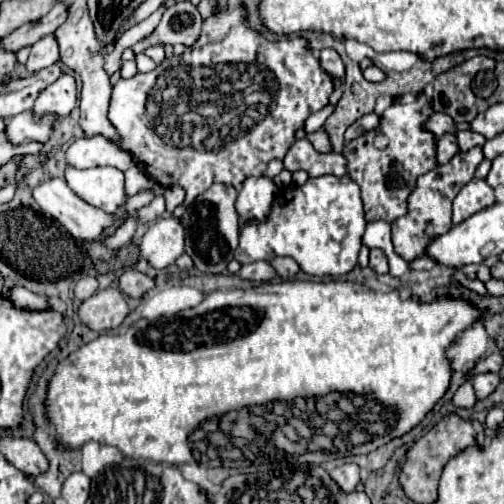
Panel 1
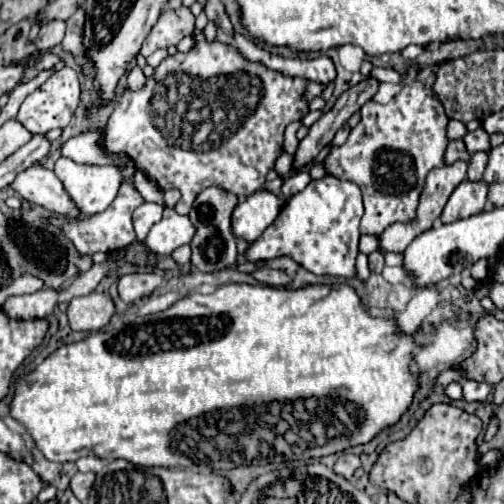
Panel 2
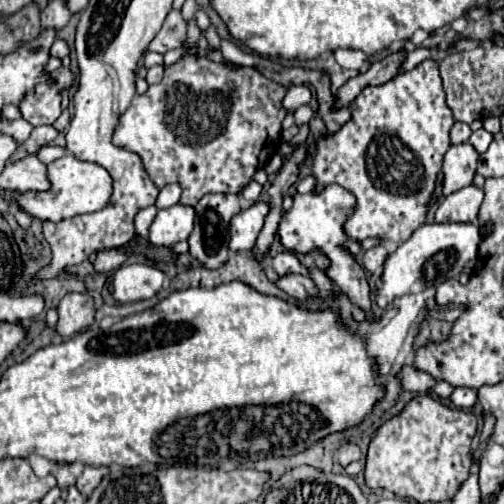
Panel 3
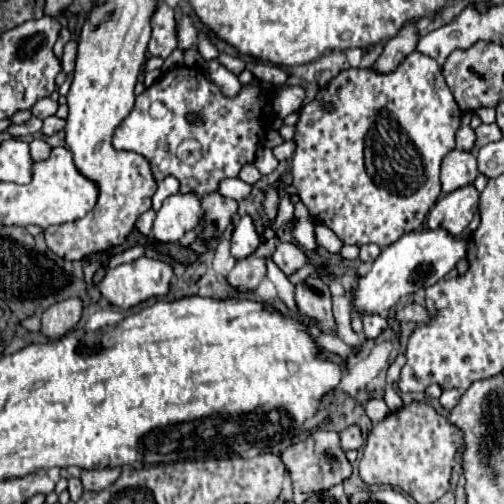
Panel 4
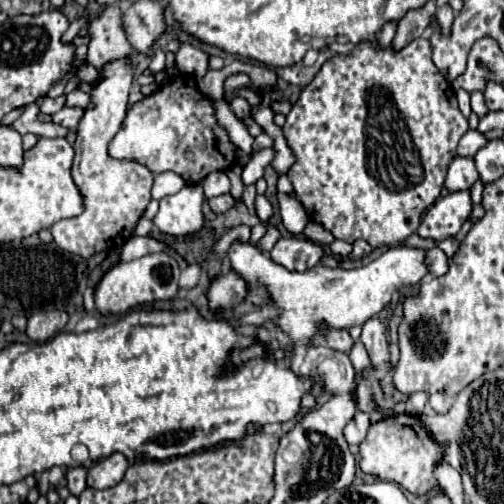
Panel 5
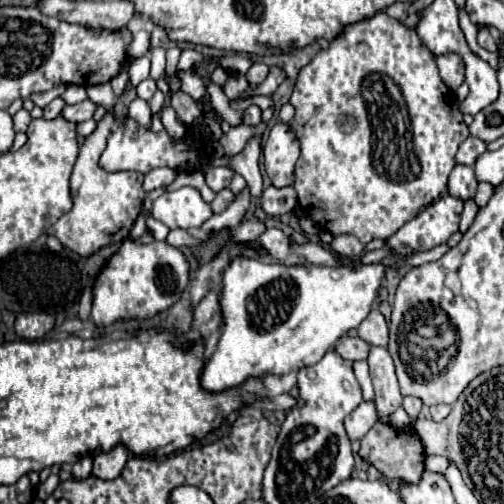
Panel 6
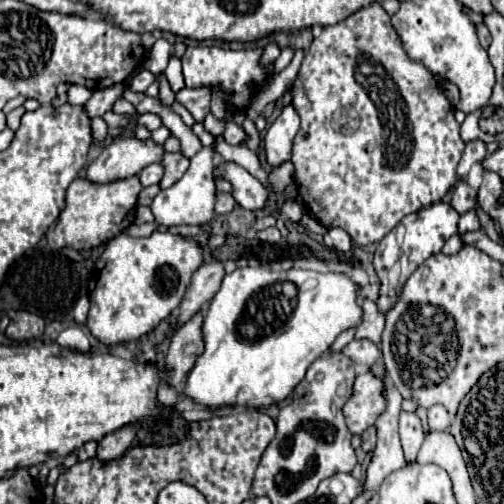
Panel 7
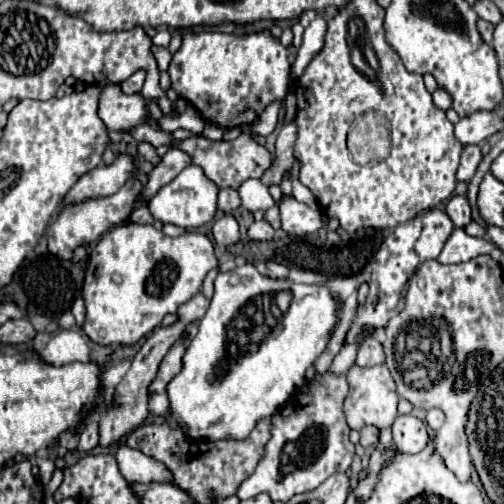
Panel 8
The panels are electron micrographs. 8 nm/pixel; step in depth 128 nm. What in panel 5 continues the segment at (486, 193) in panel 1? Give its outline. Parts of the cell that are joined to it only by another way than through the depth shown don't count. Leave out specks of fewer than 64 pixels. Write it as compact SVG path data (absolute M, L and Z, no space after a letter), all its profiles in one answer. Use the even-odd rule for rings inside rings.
M452 192L436 200L432 208L422 216L418 226L418 236L428 240L446 240L458 234L462 224L472 212L470 192Z

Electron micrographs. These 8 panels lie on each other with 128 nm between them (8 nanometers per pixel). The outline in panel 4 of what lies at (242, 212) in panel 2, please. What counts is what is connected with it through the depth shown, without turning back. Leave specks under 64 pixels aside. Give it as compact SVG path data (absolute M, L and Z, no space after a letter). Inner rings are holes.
M242 216L232 234L232 256L236 260L244 260L252 256L252 252L258 246L260 246L260 240L254 228L254 220L250 216Z

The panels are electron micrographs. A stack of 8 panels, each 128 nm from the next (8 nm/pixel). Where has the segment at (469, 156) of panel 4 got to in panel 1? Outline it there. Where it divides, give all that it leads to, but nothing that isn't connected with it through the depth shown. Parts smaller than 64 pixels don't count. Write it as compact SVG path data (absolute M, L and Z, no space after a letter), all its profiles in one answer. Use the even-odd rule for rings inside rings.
M444 134L442 138L438 138L438 164L448 164L448 160L452 160L452 156L456 156L460 152L456 136L454 134Z

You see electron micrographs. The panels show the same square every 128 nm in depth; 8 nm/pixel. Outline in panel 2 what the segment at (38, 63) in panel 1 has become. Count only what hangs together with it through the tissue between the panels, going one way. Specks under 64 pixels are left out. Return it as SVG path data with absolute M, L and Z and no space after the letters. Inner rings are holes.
M50 20L48 24L42 24L40 34L36 38L36 50L40 50L42 54L52 50L56 44L62 42L64 30L66 30L66 22L64 20Z

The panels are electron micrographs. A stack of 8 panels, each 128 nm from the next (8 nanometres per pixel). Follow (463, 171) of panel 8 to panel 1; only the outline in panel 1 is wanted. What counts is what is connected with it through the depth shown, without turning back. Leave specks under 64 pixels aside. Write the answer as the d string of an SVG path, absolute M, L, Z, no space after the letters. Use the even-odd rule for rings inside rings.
M432 114L430 120L426 122L426 130L432 130L438 138L444 134L456 134L456 126L454 120L448 114Z

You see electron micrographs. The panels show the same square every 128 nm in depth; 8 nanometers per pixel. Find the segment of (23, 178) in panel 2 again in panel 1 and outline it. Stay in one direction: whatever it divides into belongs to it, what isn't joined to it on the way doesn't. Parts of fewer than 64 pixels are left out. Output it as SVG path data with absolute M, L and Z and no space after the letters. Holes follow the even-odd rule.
M50 178L42 184L38 184L32 192L36 204L50 214L52 218L56 218L74 238L82 238L82 240L100 240L104 236L104 232L112 226L112 216L106 214L100 208L94 208L90 204L86 204L82 198L78 198L66 184L64 178Z

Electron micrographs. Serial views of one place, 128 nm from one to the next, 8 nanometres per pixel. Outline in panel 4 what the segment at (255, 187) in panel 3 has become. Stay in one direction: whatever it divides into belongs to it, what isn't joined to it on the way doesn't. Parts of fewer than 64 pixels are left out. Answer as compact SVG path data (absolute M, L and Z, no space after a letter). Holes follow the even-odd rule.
M232 178L232 180L220 180L220 188L216 192L220 192L226 198L234 198L234 200L242 200L250 194L252 186L242 182L240 178Z

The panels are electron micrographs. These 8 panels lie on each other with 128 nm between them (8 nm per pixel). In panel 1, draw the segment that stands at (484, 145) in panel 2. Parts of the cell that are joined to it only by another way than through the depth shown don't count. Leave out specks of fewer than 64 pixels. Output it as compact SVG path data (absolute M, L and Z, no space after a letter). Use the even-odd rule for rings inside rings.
M472 130L458 132L456 136L458 136L458 144L460 144L460 150L462 150L462 152L466 152L466 150L470 150L470 148L474 148L474 146L484 146L484 142L486 142L486 138L484 138L482 134L472 132Z

